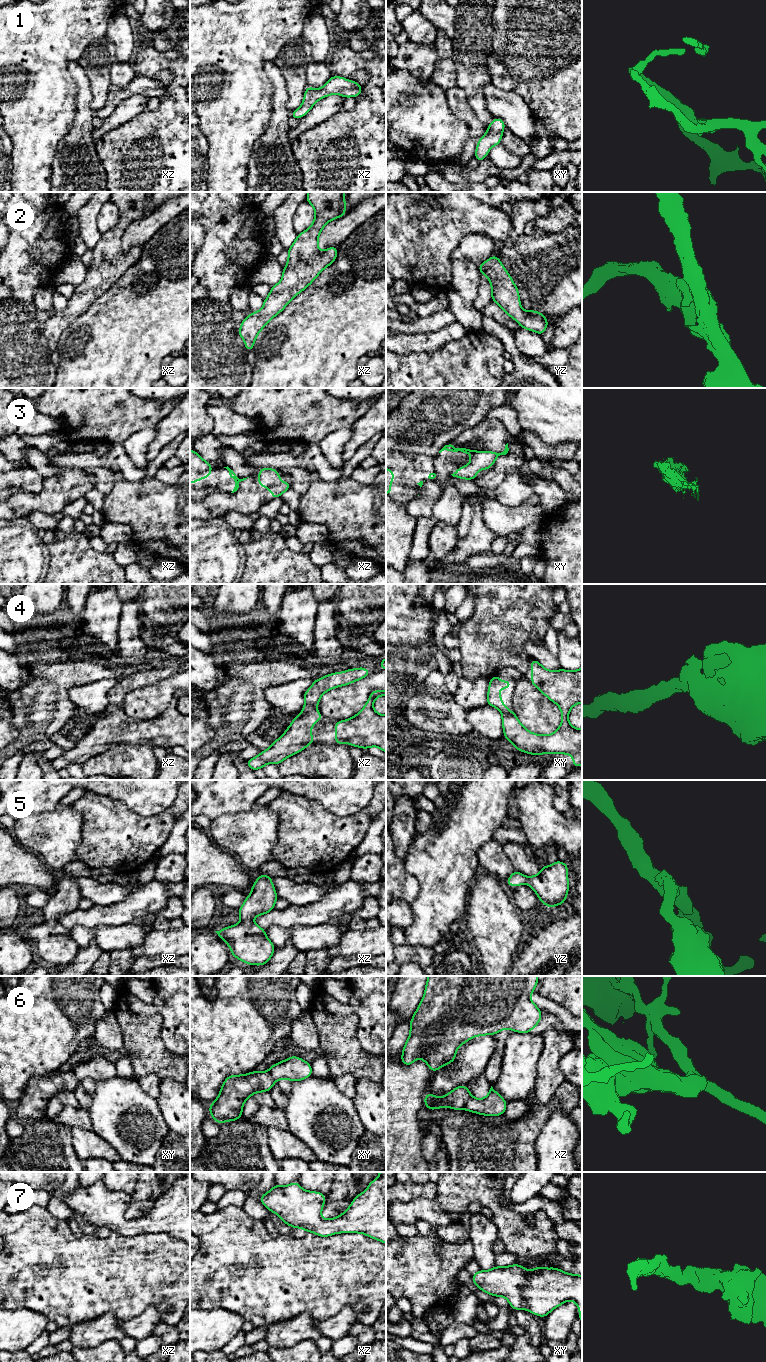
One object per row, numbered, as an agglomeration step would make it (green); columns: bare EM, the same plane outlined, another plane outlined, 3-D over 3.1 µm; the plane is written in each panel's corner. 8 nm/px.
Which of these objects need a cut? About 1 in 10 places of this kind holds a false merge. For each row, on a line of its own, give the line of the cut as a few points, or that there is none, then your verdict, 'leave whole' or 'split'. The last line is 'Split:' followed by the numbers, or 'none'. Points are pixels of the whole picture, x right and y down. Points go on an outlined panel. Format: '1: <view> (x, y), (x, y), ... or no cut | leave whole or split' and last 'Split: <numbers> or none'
1: no cut | leave whole
2: no cut | leave whole
3: xy (434, 471), (437, 475) | split
4: no cut | leave whole
5: no cut | leave whole
6: no cut | leave whole
7: no cut | leave whole
Split: 3

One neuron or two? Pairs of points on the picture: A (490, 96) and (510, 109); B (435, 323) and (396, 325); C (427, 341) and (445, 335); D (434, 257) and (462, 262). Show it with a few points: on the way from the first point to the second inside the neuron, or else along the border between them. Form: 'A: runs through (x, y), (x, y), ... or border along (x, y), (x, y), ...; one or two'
A: runs through (495, 98), (501, 104), (505, 104); one
B: runs through (425, 325), (406, 326); one
C: runs through (431, 341), (441, 337); one
D: border along (461, 239), (451, 254), (450, 284); two

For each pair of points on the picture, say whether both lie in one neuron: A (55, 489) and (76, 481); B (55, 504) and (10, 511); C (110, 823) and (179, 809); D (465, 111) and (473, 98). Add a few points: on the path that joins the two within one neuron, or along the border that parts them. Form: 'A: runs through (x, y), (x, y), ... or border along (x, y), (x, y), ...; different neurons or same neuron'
A: runs through (60, 489), (67, 489), (71, 486); same neuron
B: runs through (44, 504), (21, 505); same neuron
C: runs through (127, 823), (158, 823), (162, 820); same neuron
D: border along (457, 85), (463, 90), (476, 116), (484, 122); different neurons

